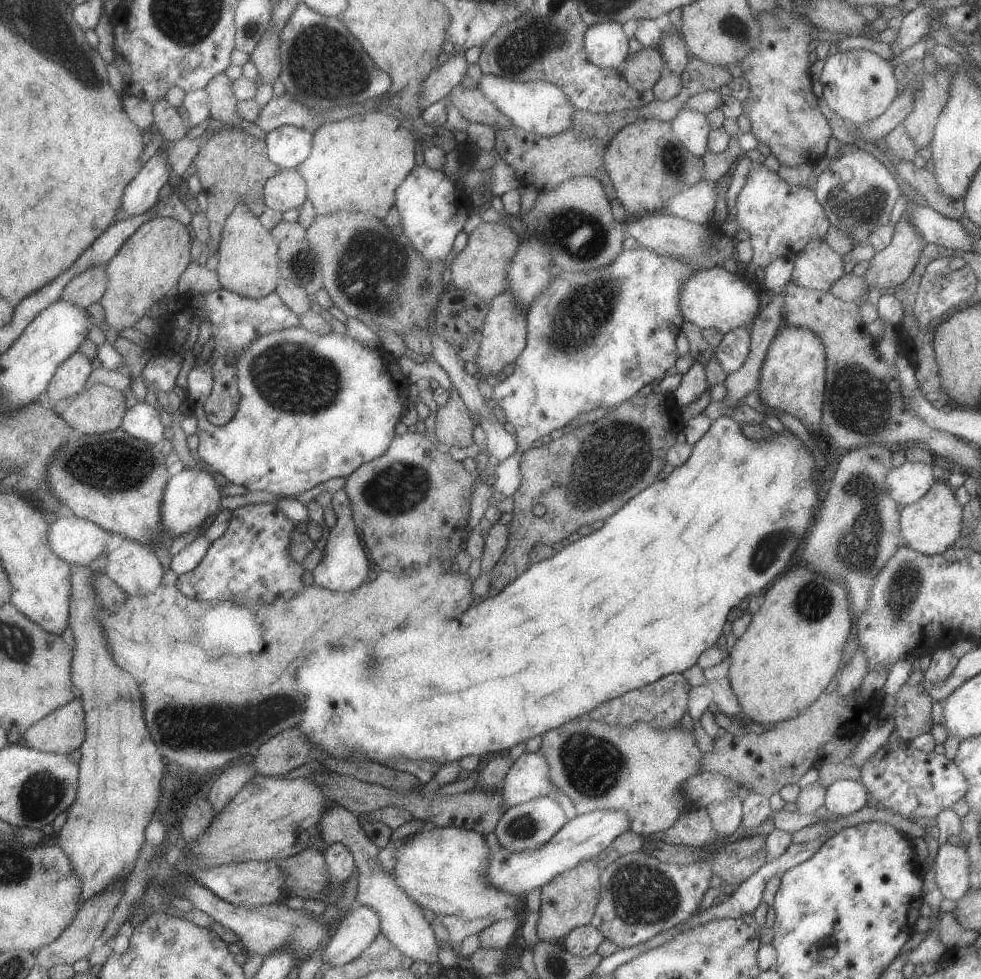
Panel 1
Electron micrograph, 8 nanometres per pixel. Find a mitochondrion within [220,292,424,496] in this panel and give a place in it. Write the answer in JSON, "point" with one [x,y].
{"point":[289,378]}

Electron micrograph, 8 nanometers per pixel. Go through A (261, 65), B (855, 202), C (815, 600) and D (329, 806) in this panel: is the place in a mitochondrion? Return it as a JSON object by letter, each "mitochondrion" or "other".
{"A":"other","B":"mitochondrion","C":"mitochondrion","D":"other"}

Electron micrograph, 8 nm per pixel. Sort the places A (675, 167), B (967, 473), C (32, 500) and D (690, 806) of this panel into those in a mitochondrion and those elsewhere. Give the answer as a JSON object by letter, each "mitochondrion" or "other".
{"A":"mitochondrion","B":"other","C":"other","D":"other"}

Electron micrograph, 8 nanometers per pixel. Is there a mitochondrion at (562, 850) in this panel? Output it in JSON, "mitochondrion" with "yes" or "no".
{"mitochondrion":"no"}

